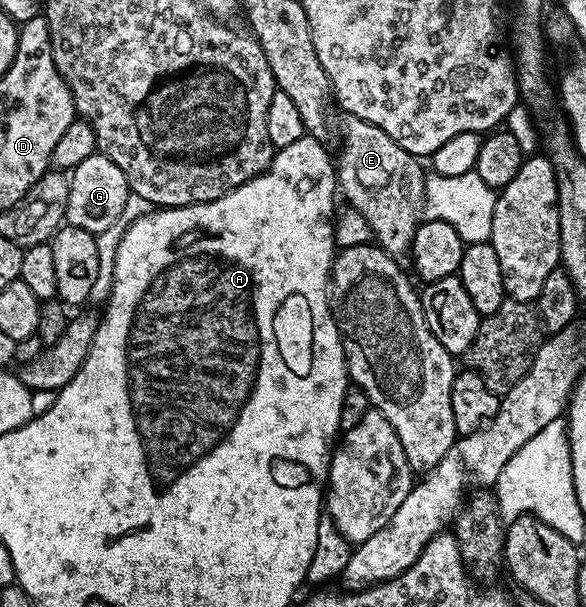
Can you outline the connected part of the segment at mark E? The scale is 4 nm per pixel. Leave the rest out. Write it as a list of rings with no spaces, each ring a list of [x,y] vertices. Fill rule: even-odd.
[[[349,116],[343,117],[340,122],[340,142],[342,151],[336,154],[336,182],[340,187],[340,194],[347,198],[349,209],[360,212],[370,226],[373,241],[381,246],[393,258],[401,259],[402,254],[411,253],[414,237],[418,231],[418,223],[423,221],[426,204],[426,179],[422,174],[422,166],[415,155],[410,154],[388,132],[376,128],[376,124],[368,124],[368,120],[360,120]]]

